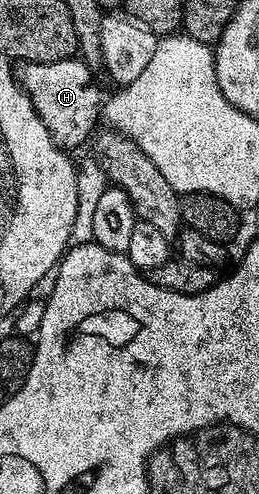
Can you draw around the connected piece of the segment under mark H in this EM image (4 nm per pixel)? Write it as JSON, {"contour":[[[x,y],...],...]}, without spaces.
{"contour":[[[71,57],[55,63],[22,63],[20,69],[22,72],[19,70],[16,78],[57,147],[78,147],[95,134],[99,126],[97,123],[100,123],[104,95],[98,92],[93,79],[95,76],[81,58]]]}

